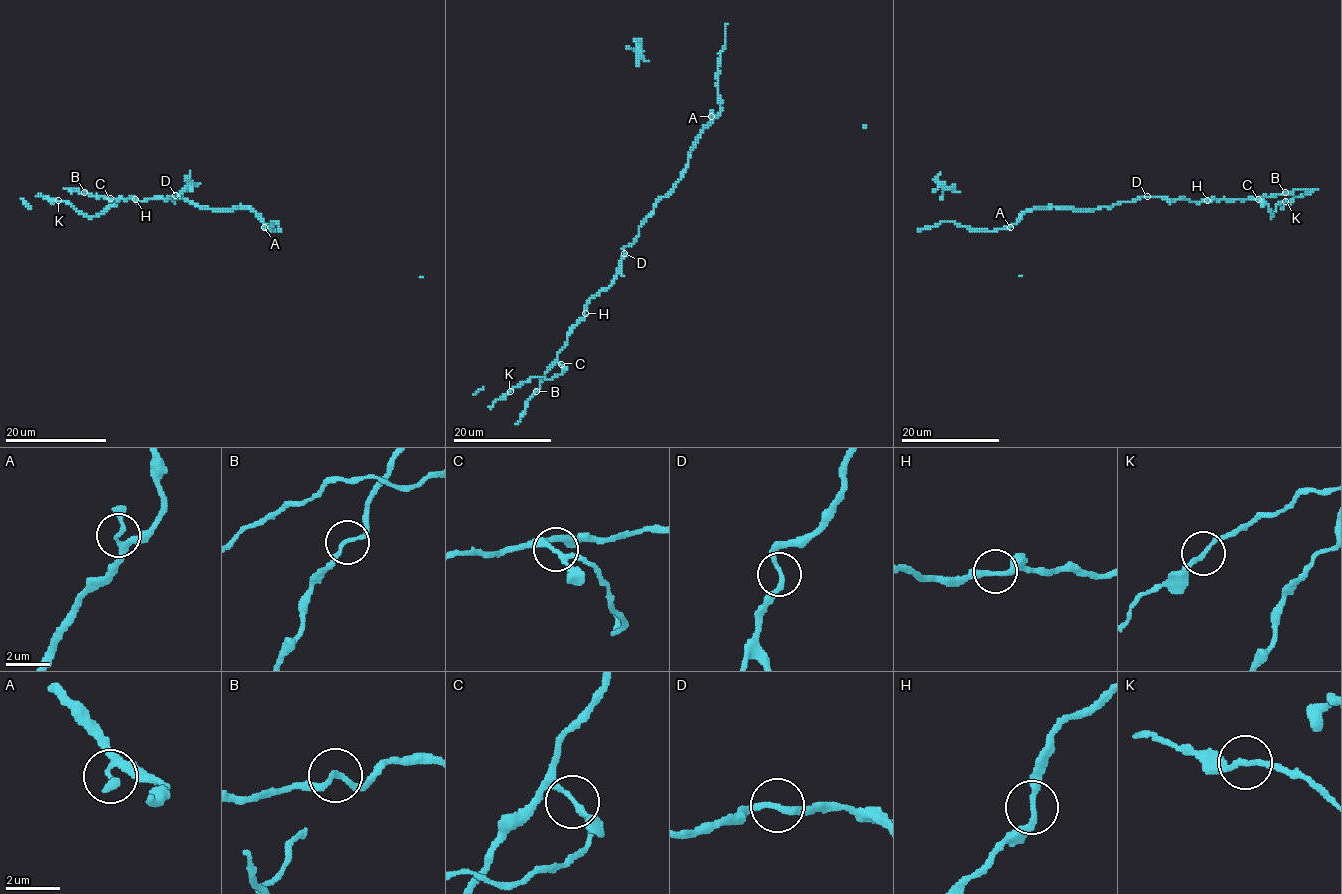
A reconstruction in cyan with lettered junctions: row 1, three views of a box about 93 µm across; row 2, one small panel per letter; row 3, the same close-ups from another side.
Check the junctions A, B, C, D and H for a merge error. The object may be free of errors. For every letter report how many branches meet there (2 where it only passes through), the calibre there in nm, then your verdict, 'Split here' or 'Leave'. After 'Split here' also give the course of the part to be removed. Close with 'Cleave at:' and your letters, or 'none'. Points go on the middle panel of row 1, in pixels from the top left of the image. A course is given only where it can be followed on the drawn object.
A: Branches: 3. Thickness 140 nm. Leave
B: Branches: 2. Thickness 180 nm. Leave
C: Branches: 3. Thickness 170 nm. Leave
D: Branches: 2. Thickness 220 nm. Leave
H: Branches: 2. Thickness 240 nm. Leave
Cleave at: none

